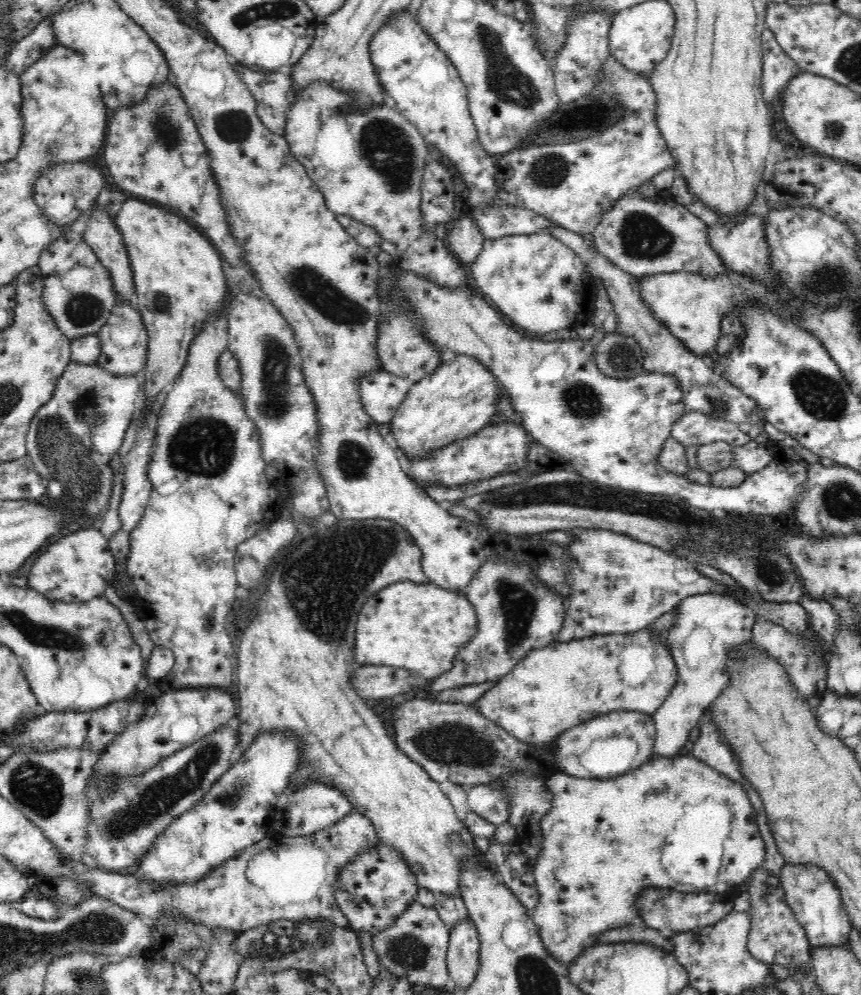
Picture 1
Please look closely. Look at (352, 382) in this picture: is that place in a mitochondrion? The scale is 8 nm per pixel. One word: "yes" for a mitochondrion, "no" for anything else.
no

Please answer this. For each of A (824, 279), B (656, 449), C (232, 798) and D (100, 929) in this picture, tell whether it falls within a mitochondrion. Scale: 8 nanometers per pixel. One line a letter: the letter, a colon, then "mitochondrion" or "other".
A: mitochondrion
B: other
C: mitochondrion
D: mitochondrion

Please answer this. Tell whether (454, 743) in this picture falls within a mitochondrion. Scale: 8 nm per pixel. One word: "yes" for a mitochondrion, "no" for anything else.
yes

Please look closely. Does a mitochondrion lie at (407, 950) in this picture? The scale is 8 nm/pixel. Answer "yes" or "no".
yes

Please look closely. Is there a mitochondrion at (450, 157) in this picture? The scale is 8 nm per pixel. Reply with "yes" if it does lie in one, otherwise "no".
no

